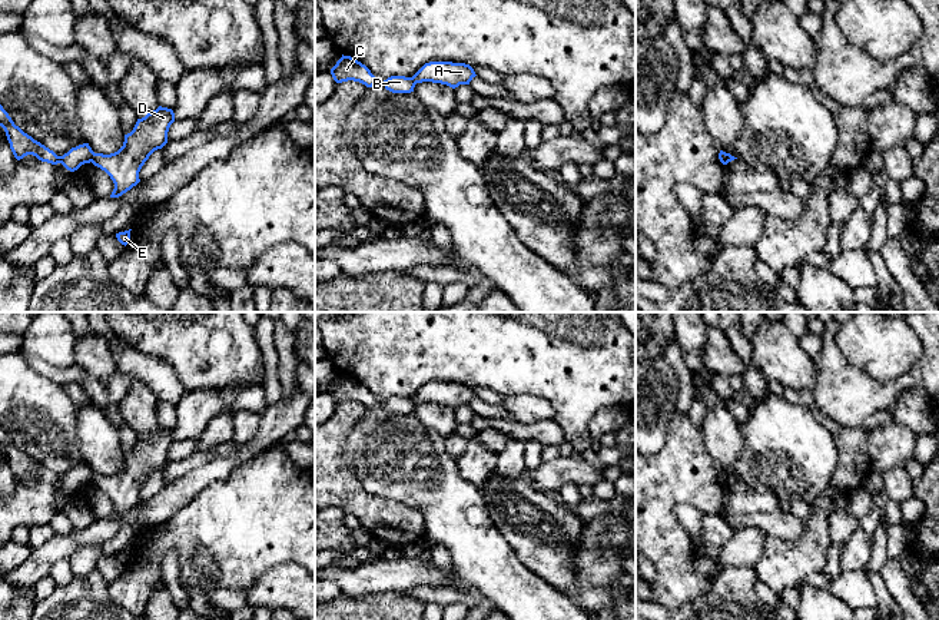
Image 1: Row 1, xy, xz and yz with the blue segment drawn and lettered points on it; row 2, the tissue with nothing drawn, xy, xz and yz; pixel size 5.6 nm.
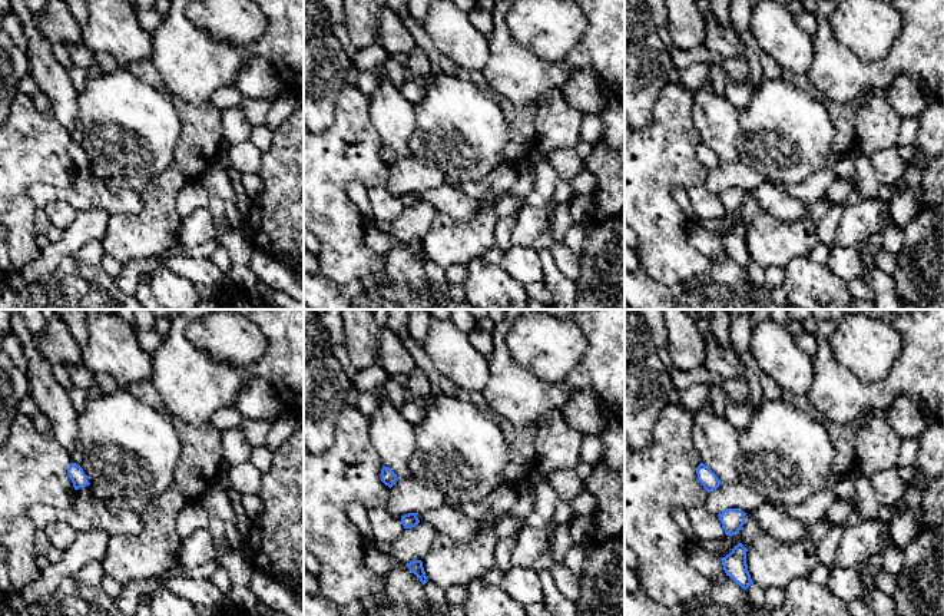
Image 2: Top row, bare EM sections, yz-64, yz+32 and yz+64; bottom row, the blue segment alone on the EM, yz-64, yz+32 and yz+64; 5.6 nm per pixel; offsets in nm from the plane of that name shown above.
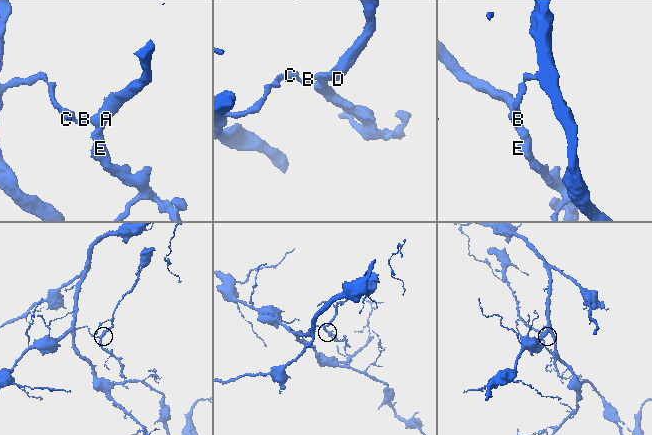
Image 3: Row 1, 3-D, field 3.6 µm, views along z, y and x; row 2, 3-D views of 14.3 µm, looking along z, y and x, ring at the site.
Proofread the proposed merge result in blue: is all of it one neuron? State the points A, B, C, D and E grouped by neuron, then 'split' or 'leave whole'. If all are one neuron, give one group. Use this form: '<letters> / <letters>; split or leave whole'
A D E / B C; split

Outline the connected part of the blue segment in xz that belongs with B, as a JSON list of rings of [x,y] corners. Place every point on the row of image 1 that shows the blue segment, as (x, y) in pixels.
[[[391,76],[386,80],[384,80],[384,86],[392,93],[411,93],[414,92],[415,83],[412,77]]]

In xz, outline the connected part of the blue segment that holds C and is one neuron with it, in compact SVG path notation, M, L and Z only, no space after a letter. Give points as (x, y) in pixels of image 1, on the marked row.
M344 56L331 69L331 74L336 83L354 80L372 87L378 83L378 79L371 73L371 70L351 56Z

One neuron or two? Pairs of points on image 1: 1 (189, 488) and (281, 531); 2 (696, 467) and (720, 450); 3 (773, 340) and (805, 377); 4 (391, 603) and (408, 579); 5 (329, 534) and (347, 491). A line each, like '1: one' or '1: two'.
1: two
2: two
3: one
4: two
5: two

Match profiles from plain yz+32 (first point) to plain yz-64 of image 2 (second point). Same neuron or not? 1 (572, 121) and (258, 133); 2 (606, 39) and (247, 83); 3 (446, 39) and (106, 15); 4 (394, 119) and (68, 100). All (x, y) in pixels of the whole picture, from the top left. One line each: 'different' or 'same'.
1: different
2: different
3: same
4: same

